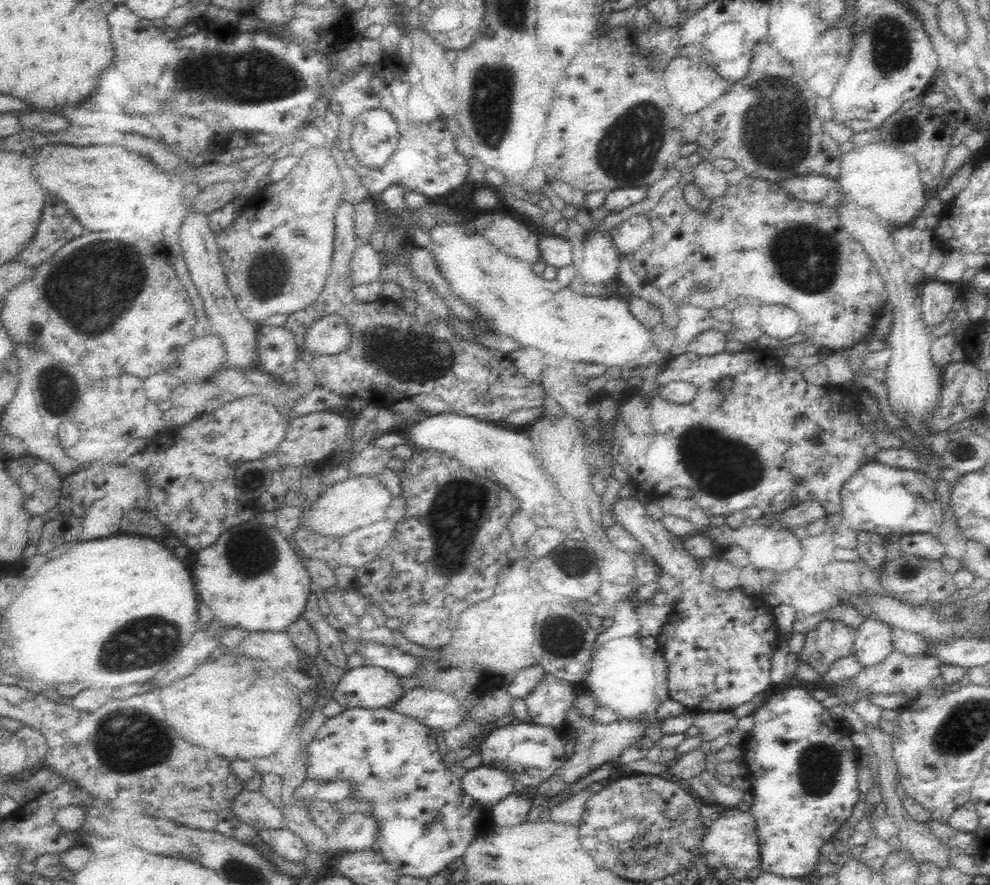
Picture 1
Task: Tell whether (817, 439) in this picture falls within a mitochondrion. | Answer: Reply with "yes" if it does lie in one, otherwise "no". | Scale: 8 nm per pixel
no

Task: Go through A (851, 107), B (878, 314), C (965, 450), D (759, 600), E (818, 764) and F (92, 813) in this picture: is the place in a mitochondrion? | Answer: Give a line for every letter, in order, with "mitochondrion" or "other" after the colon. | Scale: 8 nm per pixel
A: other
B: other
C: mitochondrion
D: other
E: mitochondrion
F: other

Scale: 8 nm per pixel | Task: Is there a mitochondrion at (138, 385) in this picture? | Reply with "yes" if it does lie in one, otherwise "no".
no

